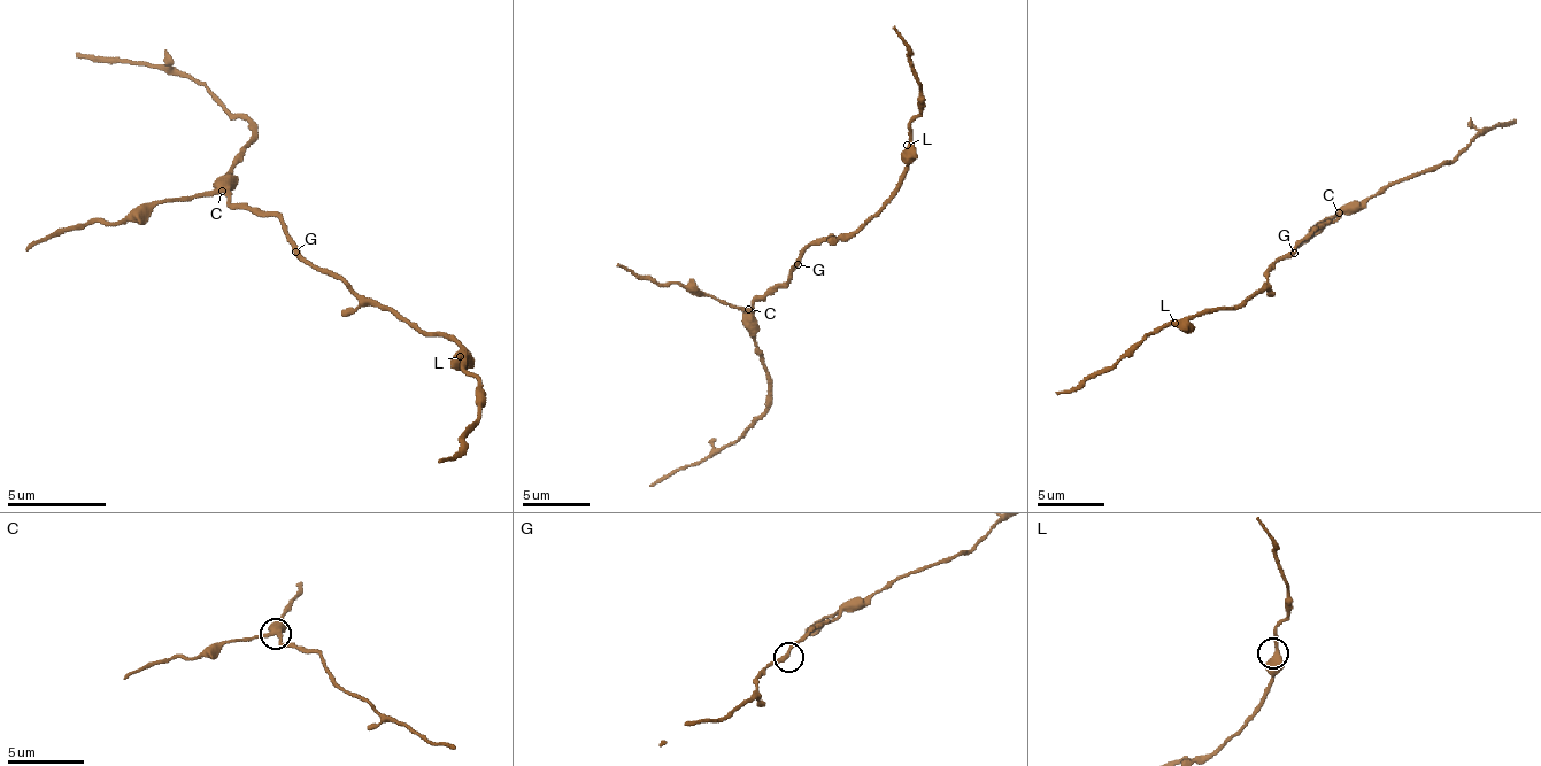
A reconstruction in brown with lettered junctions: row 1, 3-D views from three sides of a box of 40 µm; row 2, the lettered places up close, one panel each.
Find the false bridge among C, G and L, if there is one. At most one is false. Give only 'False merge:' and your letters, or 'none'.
False merge: C

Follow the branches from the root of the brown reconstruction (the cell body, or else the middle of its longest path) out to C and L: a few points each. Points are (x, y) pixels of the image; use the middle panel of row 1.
C: (798, 262), (780, 285), (773, 285), (747, 308)
L: (798, 262), (810, 245), (861, 229), (884, 204), (907, 165), (907, 145)

